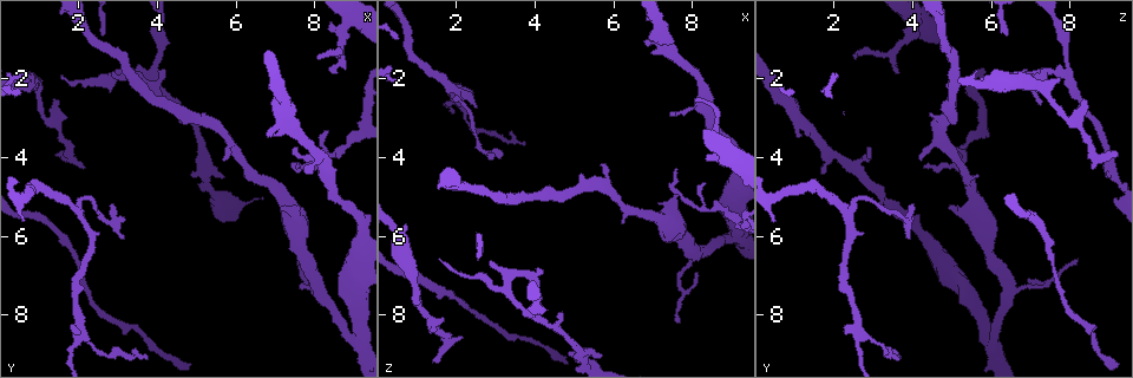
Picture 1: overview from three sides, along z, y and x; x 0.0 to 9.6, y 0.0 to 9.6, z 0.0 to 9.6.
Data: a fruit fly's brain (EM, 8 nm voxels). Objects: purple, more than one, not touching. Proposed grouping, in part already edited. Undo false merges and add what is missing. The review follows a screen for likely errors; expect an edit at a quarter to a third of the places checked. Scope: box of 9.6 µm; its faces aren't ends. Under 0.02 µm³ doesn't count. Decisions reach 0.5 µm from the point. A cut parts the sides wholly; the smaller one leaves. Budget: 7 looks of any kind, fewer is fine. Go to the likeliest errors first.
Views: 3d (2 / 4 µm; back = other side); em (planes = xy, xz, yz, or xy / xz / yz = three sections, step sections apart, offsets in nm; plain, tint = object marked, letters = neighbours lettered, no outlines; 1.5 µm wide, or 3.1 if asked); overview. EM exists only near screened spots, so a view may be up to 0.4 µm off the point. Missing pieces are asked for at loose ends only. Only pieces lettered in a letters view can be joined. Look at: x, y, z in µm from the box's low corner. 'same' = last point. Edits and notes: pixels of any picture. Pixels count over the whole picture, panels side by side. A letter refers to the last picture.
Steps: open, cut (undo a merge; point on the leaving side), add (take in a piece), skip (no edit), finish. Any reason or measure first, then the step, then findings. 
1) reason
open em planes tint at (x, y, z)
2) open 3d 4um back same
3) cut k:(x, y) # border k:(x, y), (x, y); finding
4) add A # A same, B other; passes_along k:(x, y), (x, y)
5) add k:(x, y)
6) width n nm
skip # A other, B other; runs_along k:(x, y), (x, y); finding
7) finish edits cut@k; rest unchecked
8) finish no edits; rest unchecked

three arms meet
open em planes letters at (3.25, 1.80, 7.40)

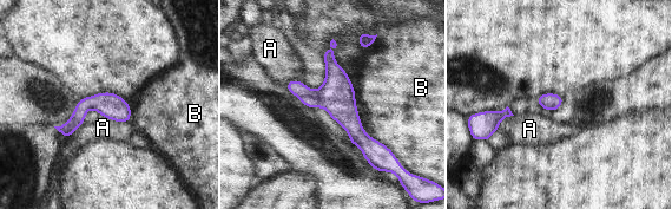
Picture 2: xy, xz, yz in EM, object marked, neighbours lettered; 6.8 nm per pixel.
width 130 nm
skip # A other, B other; border 2:(100, 115), (118, 122), (130, 122); one neuron here

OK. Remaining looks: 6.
tapers out
open 3d 4um at (2.85, 5.10, 3.95)

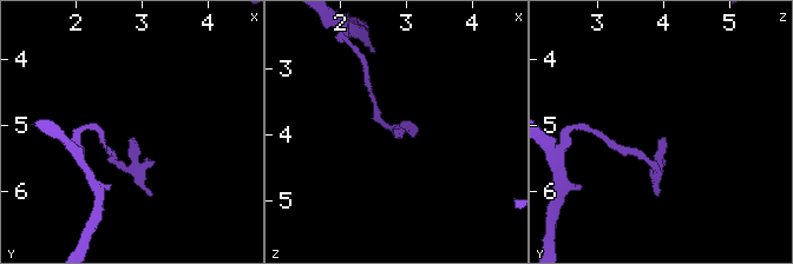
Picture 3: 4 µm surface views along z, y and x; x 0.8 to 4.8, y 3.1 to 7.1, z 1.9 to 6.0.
now the EM
open em xy step 4 letters at (2.85, 5.15, 4.05)

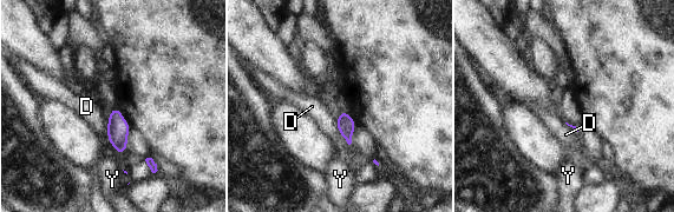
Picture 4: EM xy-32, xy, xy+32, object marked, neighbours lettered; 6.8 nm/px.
open em planes letters same

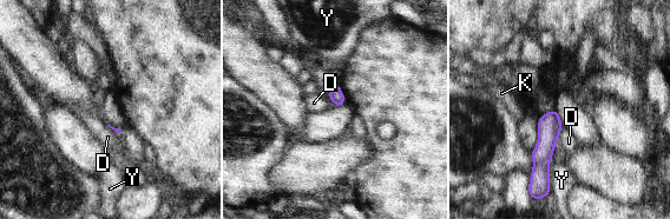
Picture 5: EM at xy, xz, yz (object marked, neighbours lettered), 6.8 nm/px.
skip # D other, K other, Y other; runs_along 5:(554, 113), (544, 147), (544, 174); no lettered piece goes on from it

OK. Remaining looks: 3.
branch stops here
open em planes tint at (0.90, 2.00, 7.75)

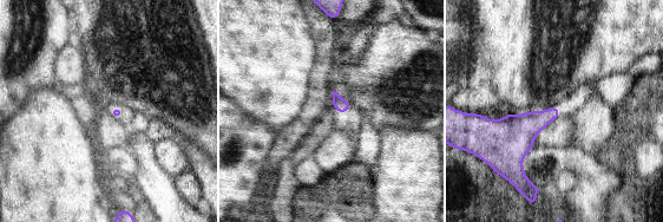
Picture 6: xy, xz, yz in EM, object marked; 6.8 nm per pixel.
open em planes letters same

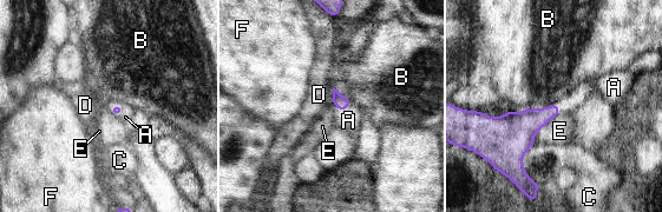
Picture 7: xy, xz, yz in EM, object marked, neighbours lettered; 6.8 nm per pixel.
add A # A same, B other, C other, D other, E other, F other; passes_along 7:(117, 108), (120, 114), (125, 117); the neuron continues

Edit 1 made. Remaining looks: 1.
finish edits add@7; rest unchecked

